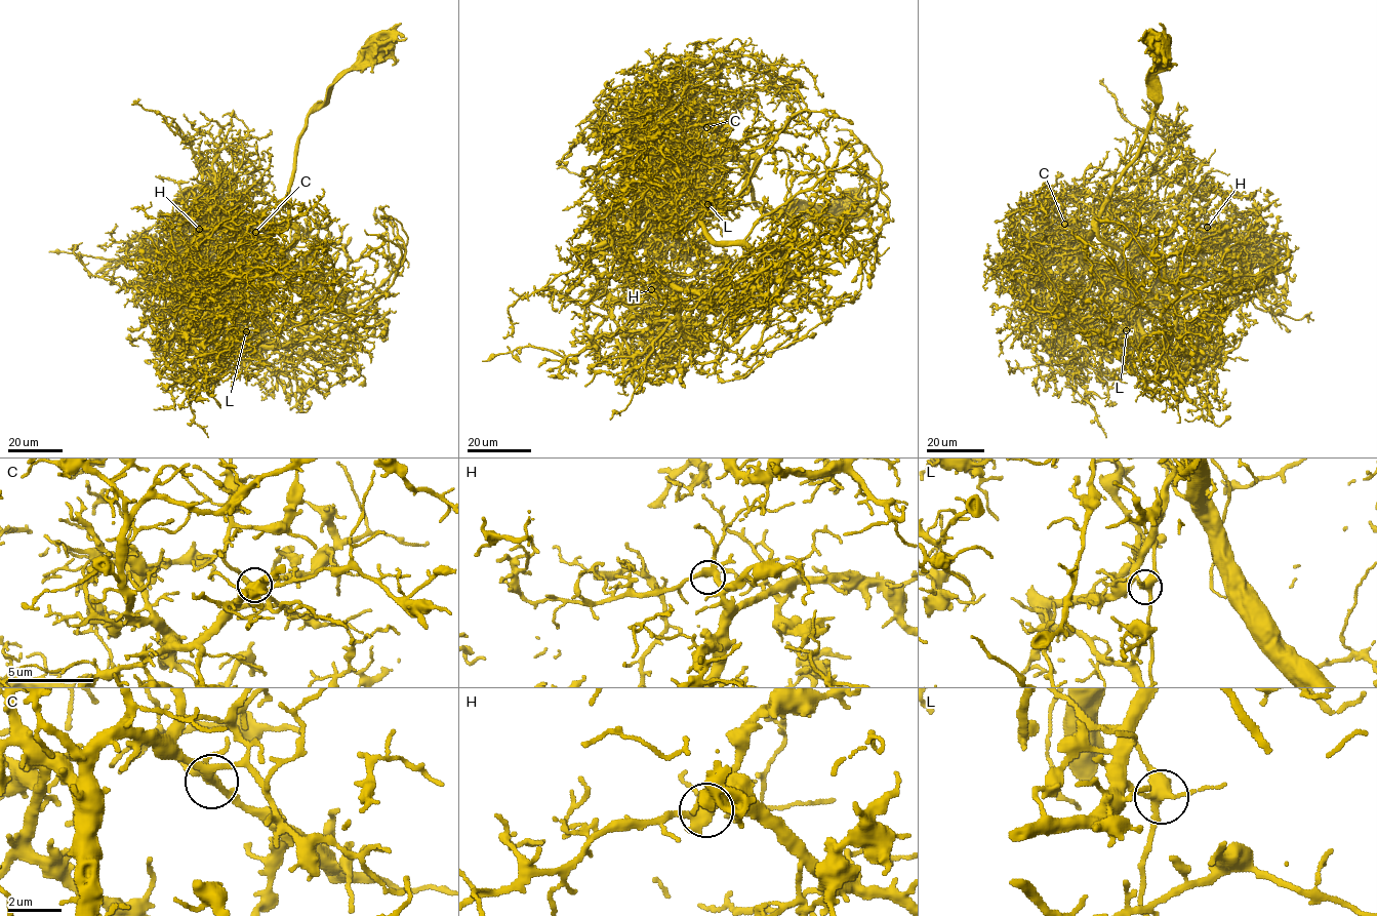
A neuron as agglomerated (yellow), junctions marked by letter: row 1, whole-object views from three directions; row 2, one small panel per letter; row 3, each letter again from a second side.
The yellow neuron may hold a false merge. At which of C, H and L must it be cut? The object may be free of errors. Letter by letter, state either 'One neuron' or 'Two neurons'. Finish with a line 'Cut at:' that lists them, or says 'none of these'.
C: One neuron
H: One neuron
L: One neuron
Cut at: none of these

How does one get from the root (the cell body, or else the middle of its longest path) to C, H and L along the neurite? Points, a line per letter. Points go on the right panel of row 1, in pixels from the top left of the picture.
C: (1157, 42), (1161, 50), (1157, 110), (1138, 157), (1115, 186), (1096, 230), (1072, 237), (1060, 230), (1064, 224)
H: (1157, 42), (1161, 53), (1151, 124), (1092, 233), (1124, 203), (1153, 214), (1184, 204), (1207, 215), (1207, 227)
L: (1157, 42), (1161, 53), (1151, 124), (1138, 157), (1096, 221), (1097, 235), (1124, 260), (1133, 289), (1126, 330)

